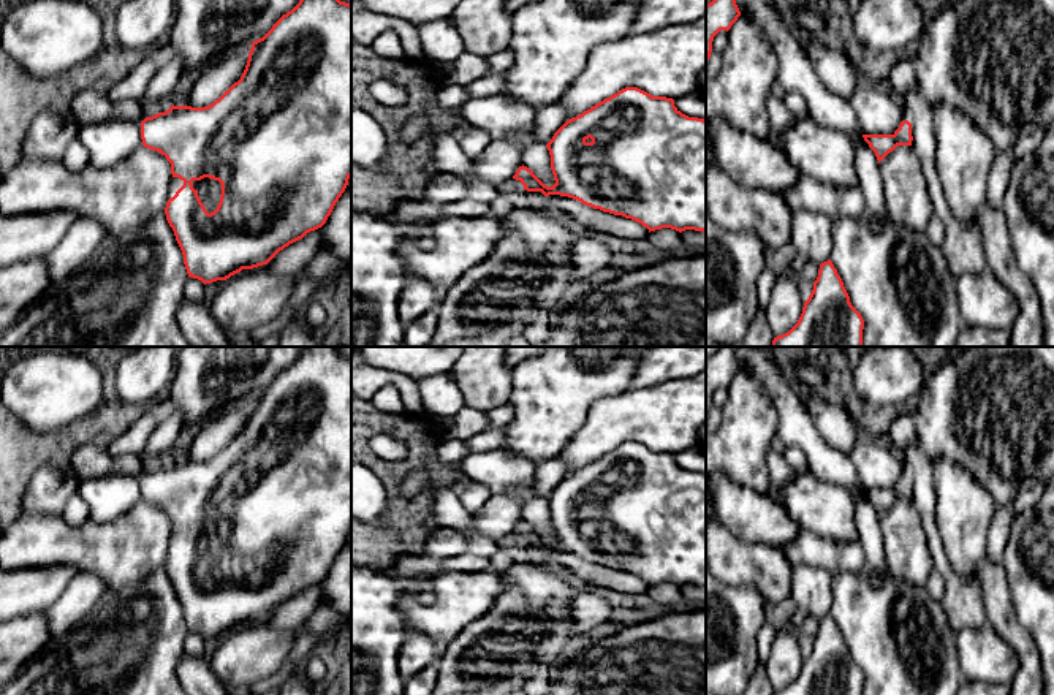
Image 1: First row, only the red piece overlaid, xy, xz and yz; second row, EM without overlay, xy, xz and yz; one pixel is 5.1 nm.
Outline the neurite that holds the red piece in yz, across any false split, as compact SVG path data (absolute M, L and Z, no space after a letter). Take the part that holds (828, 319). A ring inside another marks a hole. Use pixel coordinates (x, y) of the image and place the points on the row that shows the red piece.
M828 260L820 264L813 290L804 302L798 323L785 334L774 337L772 347L863 347L864 320L851 306L837 269Z

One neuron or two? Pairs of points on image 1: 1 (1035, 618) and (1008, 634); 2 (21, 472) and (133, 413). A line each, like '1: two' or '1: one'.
1: two
2: one

